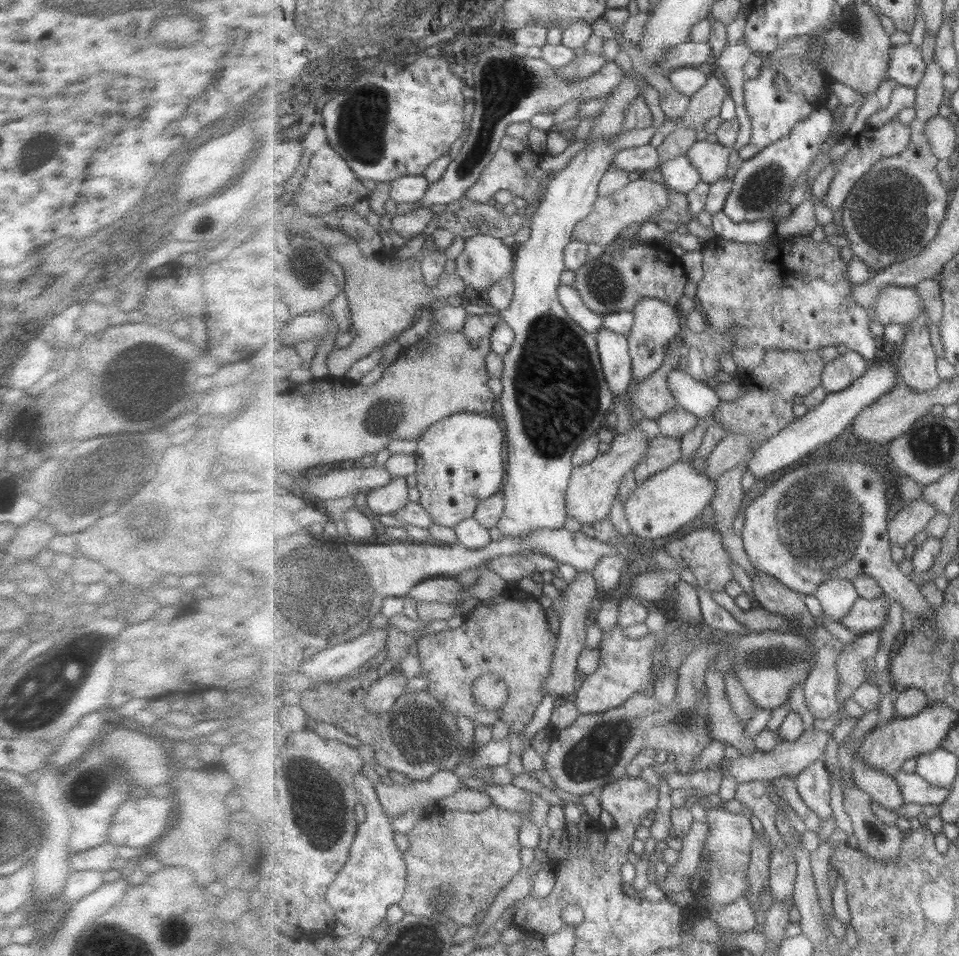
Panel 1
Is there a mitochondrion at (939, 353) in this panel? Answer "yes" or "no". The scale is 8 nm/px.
no

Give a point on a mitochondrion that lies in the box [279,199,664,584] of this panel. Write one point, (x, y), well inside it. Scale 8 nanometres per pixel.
(555, 382)

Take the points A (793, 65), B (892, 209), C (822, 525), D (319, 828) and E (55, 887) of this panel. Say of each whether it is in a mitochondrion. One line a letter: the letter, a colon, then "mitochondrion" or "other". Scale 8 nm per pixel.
A: other
B: mitochondrion
C: mitochondrion
D: mitochondrion
E: other

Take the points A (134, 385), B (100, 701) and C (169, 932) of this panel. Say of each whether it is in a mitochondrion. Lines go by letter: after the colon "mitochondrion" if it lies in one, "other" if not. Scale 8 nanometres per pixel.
A: mitochondrion
B: other
C: mitochondrion

